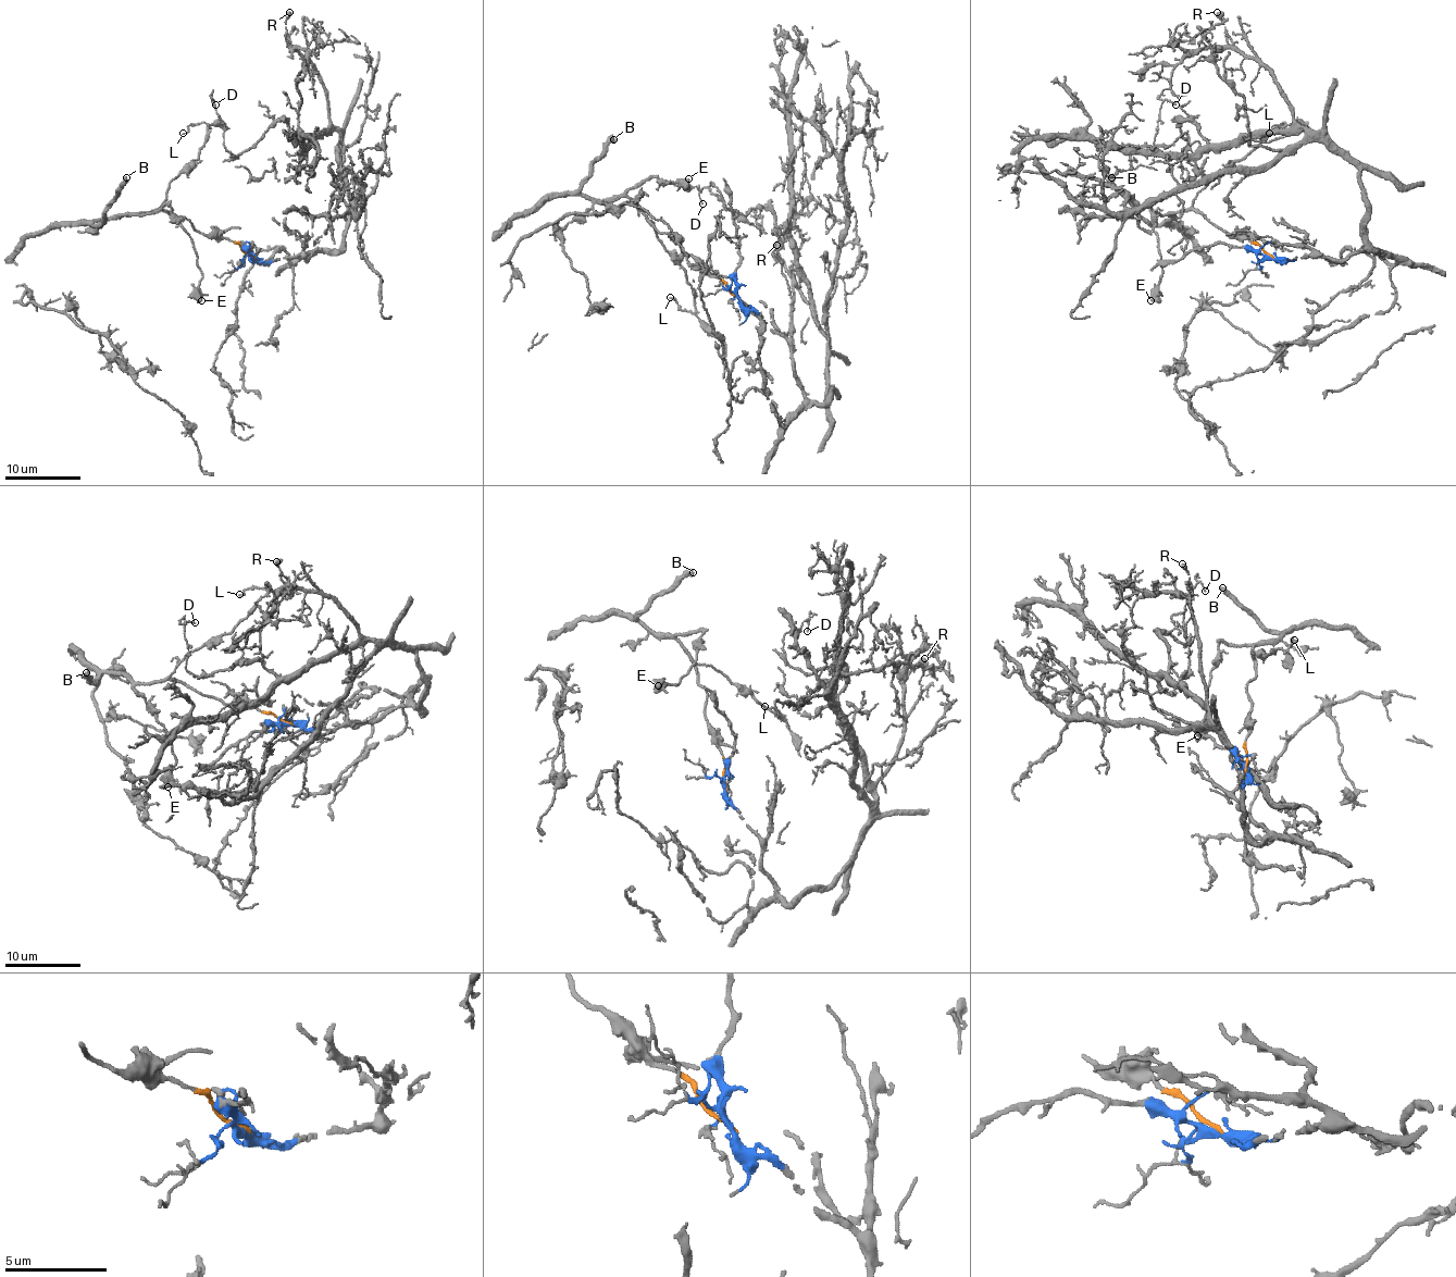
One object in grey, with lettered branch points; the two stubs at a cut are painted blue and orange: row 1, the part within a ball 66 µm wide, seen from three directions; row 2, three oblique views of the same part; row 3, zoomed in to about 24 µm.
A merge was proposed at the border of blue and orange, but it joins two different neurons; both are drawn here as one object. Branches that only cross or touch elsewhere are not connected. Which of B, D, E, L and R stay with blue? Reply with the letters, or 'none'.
D, R

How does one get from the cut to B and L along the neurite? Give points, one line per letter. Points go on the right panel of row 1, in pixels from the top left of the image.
B: (1270, 255), (1247, 237), (1228, 236), (1194, 211), (1173, 211), (1164, 222), (1150, 224), (1110, 177)
L: (1270, 255), (1247, 237), (1228, 236), (1192, 206), (1206, 186), (1270, 133)

